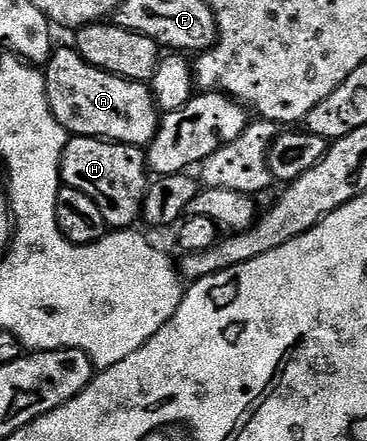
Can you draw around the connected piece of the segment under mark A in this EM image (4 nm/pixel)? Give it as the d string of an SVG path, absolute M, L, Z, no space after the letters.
M55 49L50 61L45 63L46 95L48 104L56 116L58 123L71 135L80 138L104 138L108 142L122 142L125 146L149 147L158 131L160 111L154 100L153 89L145 82L133 82L115 74L104 72L92 64L85 62L78 55L77 49Z

